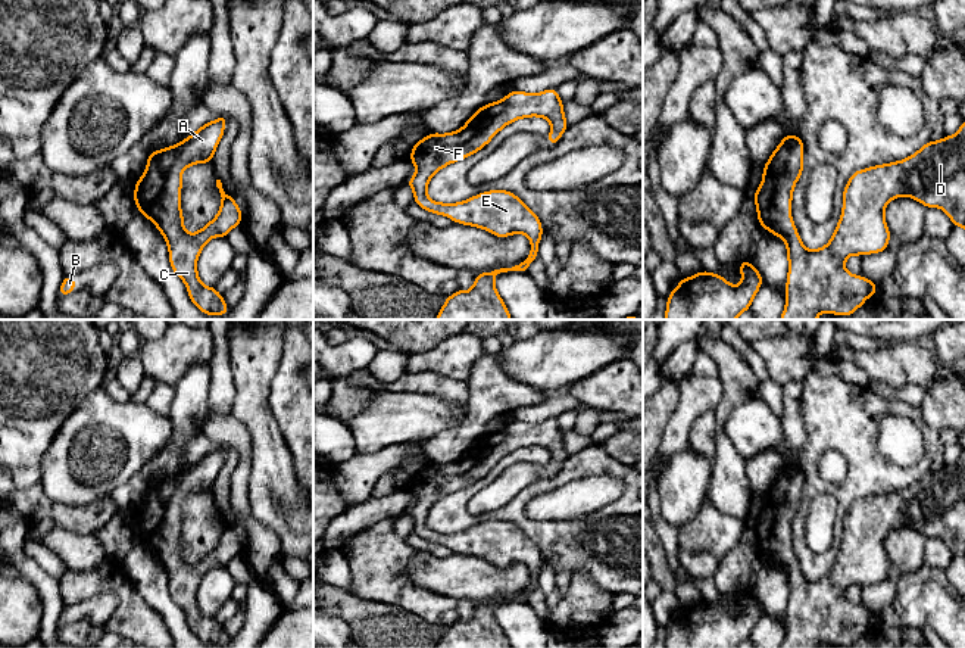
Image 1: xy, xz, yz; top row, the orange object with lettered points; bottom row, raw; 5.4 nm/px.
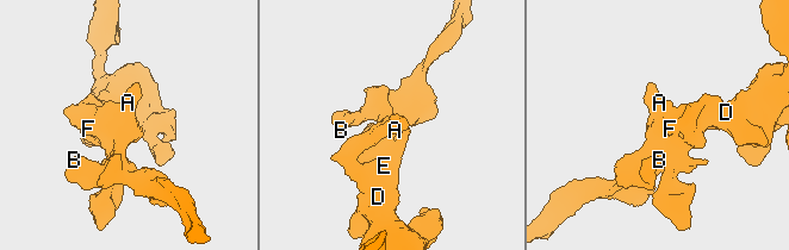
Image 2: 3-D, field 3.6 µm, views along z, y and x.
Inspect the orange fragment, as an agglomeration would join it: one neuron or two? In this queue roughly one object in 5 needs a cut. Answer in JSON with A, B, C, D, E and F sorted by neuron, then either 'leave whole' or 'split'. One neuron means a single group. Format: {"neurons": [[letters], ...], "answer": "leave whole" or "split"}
{"neurons": [["A", "B", "C", "D", "E", "F"]], "answer": "leave whole"}

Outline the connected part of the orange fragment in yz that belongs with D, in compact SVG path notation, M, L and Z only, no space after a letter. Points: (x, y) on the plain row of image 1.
M965 451L955 465L928 471L908 489L853 502L843 520L843 540L831 570L816 580L803 576L791 549L793 517L803 502L803 483L799 465L784 465L762 498L763 508L753 527L758 552L787 574L787 630L780 648L818 648L821 642L849 647L868 626L877 626L877 614L866 607L850 604L844 591L850 585L863 586L887 579L891 566L884 539L891 529L909 526L925 538L941 538L955 557L965 558Z

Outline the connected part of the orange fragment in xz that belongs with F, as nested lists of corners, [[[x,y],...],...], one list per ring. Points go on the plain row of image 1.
[[[556,418],[537,424],[509,421],[505,429],[487,433],[455,462],[431,462],[413,474],[407,489],[416,495],[416,502],[406,513],[415,526],[415,533],[453,552],[487,560],[505,568],[515,563],[525,564],[531,571],[530,586],[512,596],[477,604],[471,620],[457,620],[446,627],[437,648],[512,648],[494,617],[500,602],[527,602],[538,588],[538,573],[543,563],[538,546],[512,521],[488,520],[459,533],[440,533],[427,526],[431,507],[441,498],[465,489],[481,480],[508,454],[530,446],[540,446],[552,454],[547,464],[550,476],[556,474],[569,457],[563,445],[563,433]]]

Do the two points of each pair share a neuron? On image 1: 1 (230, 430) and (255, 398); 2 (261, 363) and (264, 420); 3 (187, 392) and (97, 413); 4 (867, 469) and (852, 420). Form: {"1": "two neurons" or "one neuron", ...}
{"1": "two neurons", "2": "one neuron", "3": "two neurons", "4": "one neuron"}

